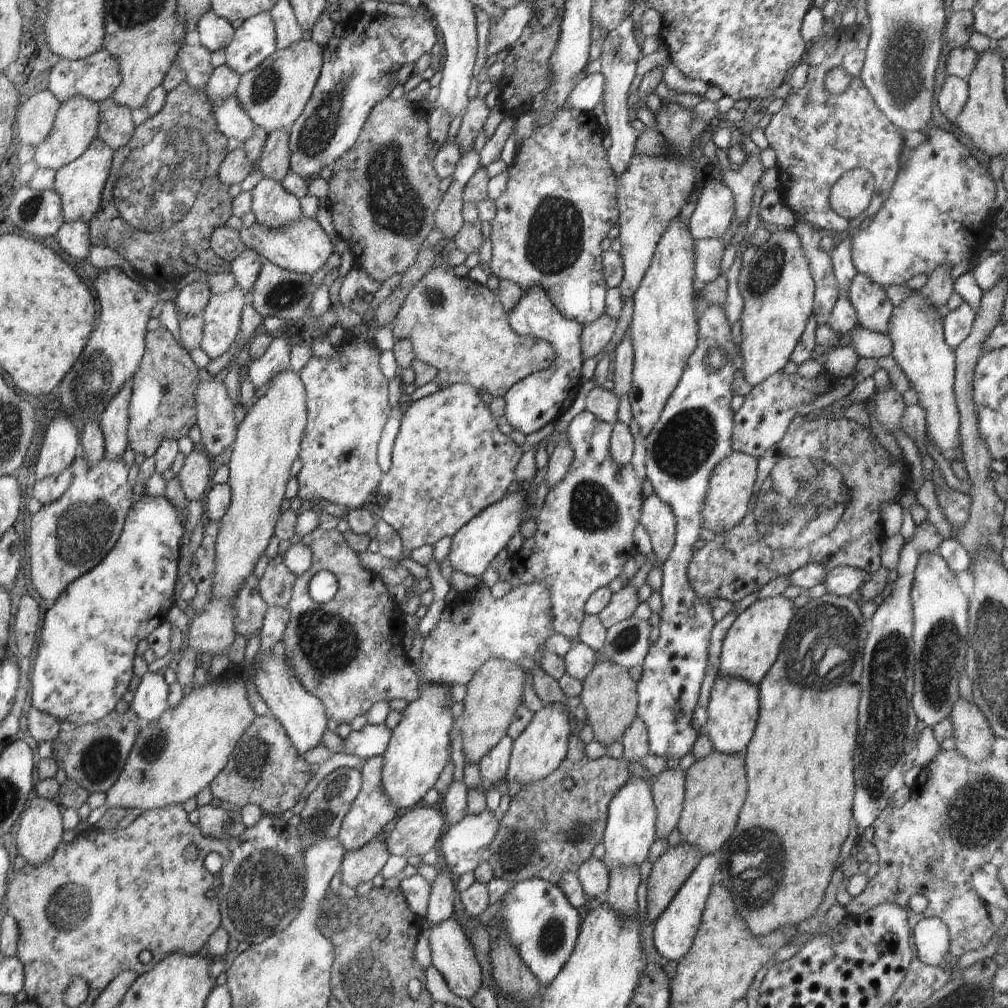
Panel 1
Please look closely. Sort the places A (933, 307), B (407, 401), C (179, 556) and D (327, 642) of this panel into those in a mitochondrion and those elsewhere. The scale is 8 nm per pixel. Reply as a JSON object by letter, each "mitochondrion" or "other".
{"A":"other","B":"other","C":"other","D":"mitochondrion"}

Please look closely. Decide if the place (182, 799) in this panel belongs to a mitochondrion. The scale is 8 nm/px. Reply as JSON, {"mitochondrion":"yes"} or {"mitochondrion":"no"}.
{"mitochondrion":"no"}

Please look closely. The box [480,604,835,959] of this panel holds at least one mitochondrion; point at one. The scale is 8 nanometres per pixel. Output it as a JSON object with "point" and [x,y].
{"point":[751,882]}

